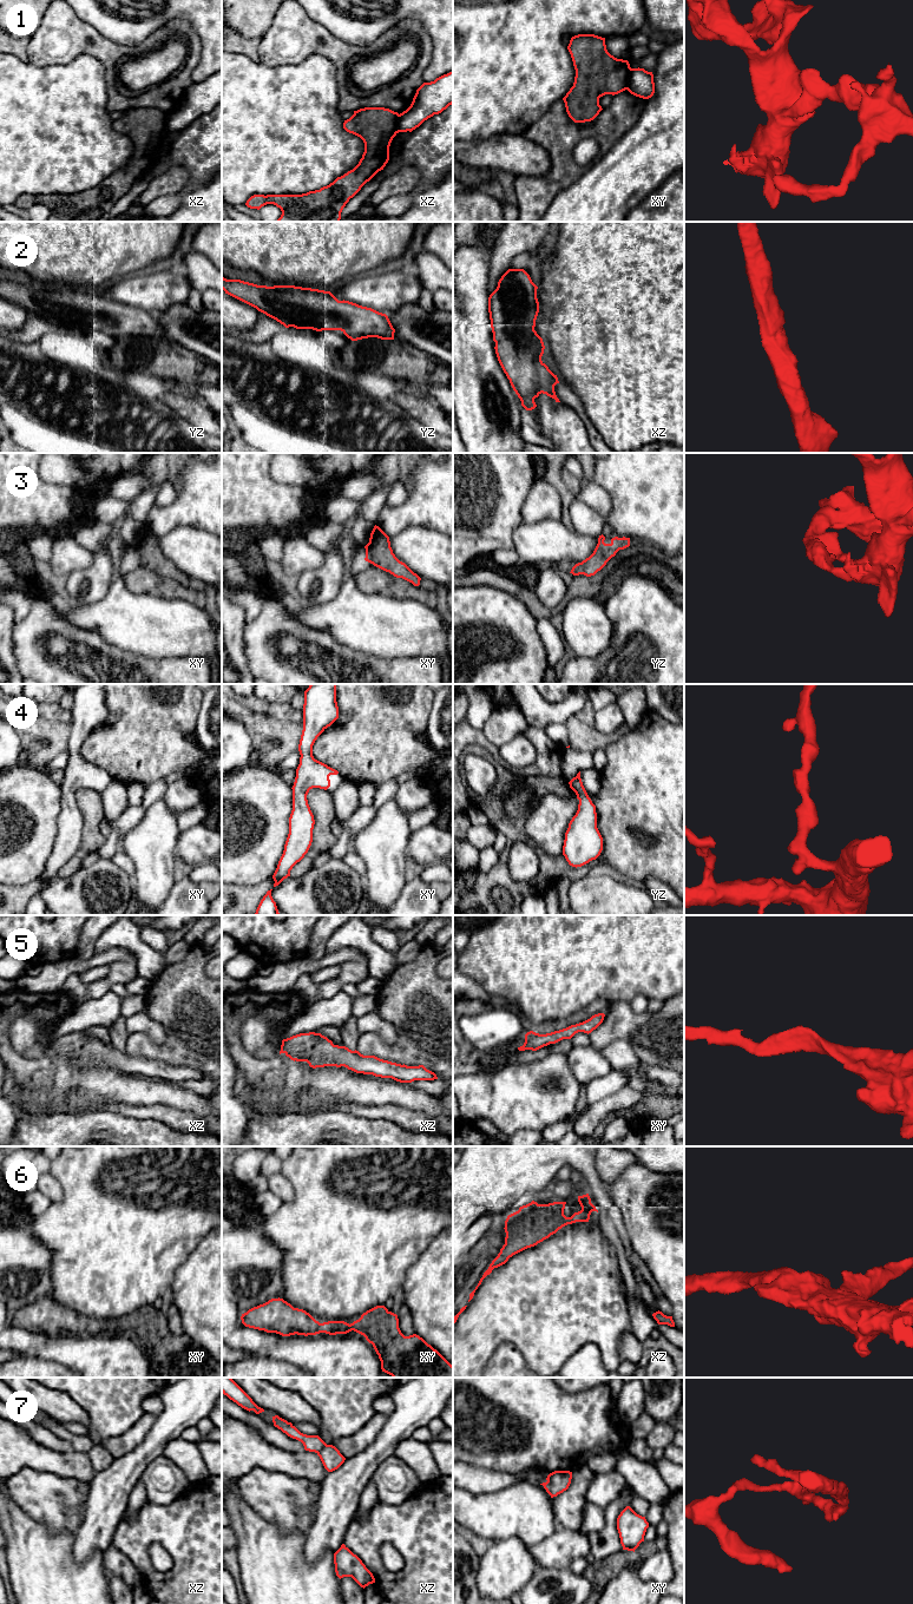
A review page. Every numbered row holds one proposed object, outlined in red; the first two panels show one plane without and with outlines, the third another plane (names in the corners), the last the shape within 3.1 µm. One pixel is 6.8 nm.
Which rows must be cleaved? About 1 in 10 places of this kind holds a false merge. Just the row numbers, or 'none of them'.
1, 7

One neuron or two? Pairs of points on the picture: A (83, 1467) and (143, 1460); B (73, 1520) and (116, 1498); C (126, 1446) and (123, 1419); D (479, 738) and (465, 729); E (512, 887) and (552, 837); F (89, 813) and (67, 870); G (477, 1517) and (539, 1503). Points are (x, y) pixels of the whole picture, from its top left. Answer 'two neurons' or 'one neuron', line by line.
A: two neurons
B: two neurons
C: two neurons
D: one neuron
E: two neurons
F: one neuron
G: one neuron

